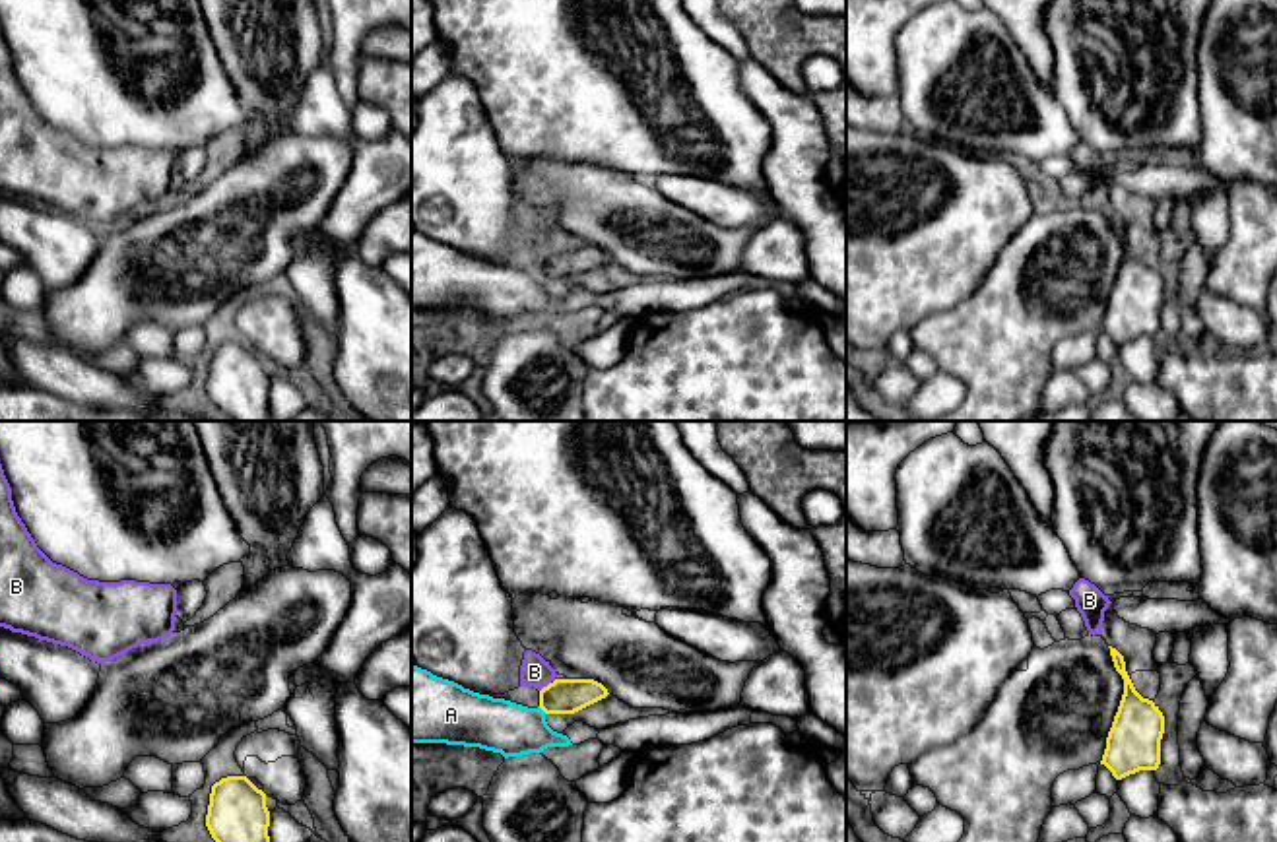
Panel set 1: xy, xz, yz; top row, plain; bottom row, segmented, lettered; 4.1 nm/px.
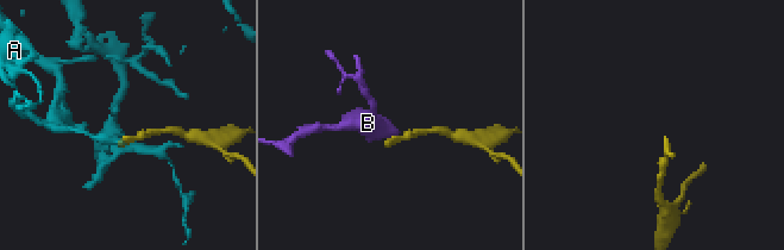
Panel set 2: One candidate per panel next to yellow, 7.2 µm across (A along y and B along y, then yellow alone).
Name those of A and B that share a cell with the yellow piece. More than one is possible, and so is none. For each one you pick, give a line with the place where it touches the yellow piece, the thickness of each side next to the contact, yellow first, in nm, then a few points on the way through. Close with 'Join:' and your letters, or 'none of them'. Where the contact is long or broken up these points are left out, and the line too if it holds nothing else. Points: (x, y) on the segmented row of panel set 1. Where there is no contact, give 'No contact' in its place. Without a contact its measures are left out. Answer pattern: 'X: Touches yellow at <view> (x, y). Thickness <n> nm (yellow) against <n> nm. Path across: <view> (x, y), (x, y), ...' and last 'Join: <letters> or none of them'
B: Touches yellow at xz (544, 687). Thickness 140 nm (yellow) against 130 nm. Path across: xz (563, 695), (552, 695), (544, 687), (534, 672)
Join: B

